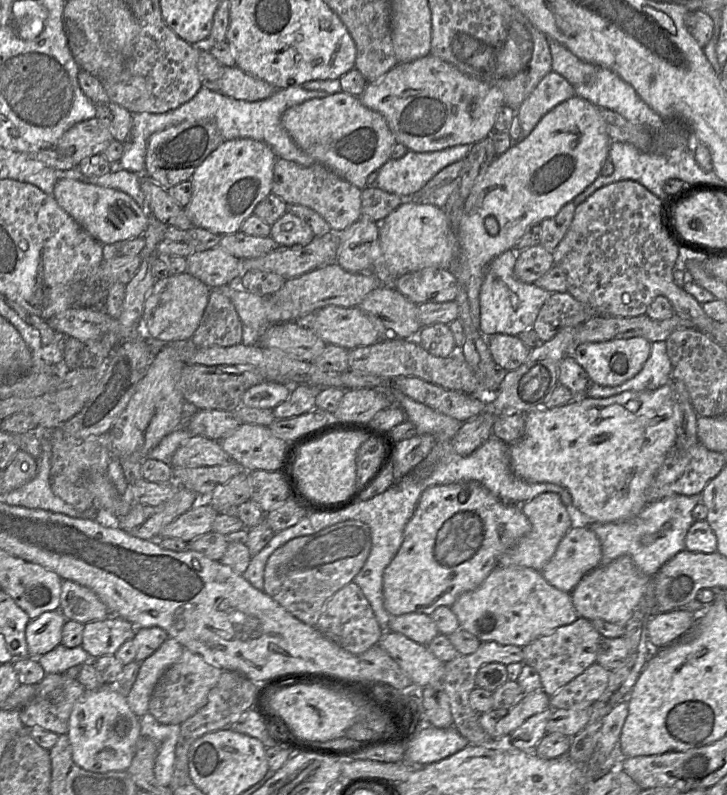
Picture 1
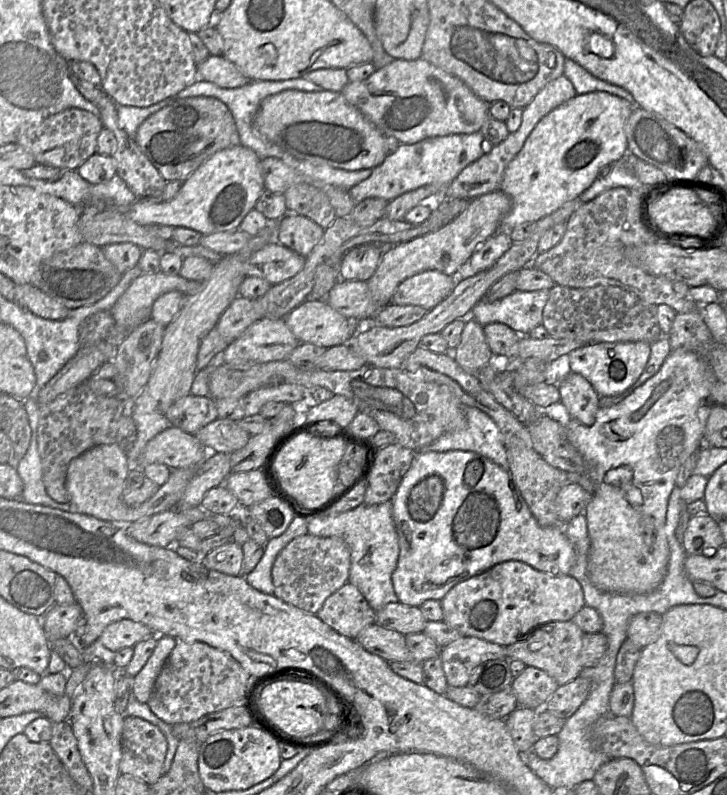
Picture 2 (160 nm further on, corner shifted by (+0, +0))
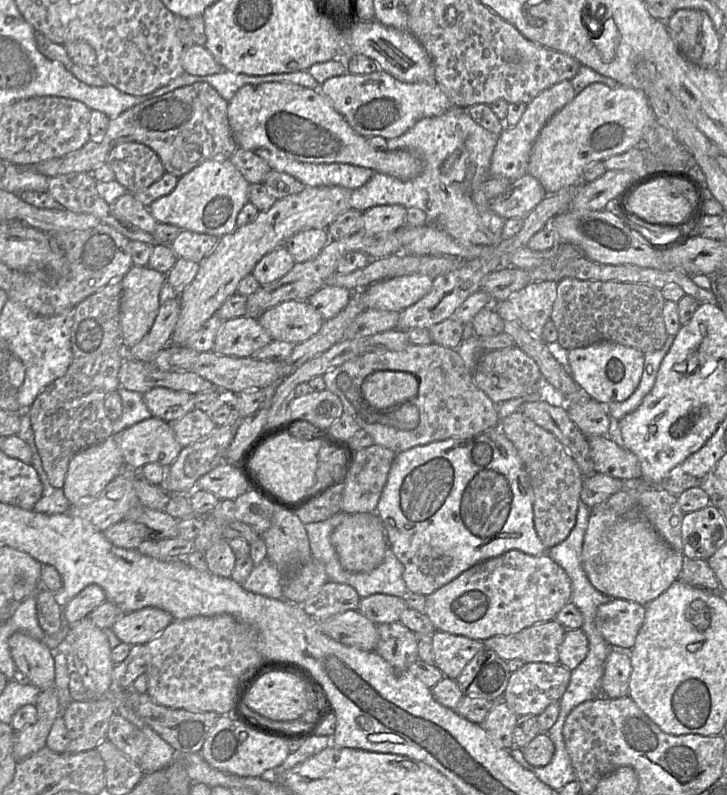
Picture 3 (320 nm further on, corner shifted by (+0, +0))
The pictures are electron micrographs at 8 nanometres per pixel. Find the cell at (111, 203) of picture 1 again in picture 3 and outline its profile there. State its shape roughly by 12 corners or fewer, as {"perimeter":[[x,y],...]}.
{"perimeter":[[230,159],[179,177],[148,210],[158,223],[221,237],[249,185]]}

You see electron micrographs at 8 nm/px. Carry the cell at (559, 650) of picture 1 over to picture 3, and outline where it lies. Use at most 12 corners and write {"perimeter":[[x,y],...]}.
{"perimeter":[[556,620],[483,640],[501,659],[559,663]]}

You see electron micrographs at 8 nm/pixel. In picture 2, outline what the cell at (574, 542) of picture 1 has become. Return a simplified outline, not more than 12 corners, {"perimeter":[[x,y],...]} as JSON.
{"perimeter":[[415,452],[392,583],[419,607],[505,561],[569,575],[509,471]]}

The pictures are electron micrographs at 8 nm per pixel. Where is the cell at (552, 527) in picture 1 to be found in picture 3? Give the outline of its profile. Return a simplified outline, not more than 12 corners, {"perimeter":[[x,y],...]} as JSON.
{"perimeter":[[594,472],[580,501],[592,508],[619,492],[621,479]]}

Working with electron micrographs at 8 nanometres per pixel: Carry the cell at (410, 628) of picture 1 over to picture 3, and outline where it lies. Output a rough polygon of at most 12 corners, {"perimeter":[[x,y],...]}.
{"perimeter":[[373,594],[358,611],[375,624],[399,622],[402,597]]}

